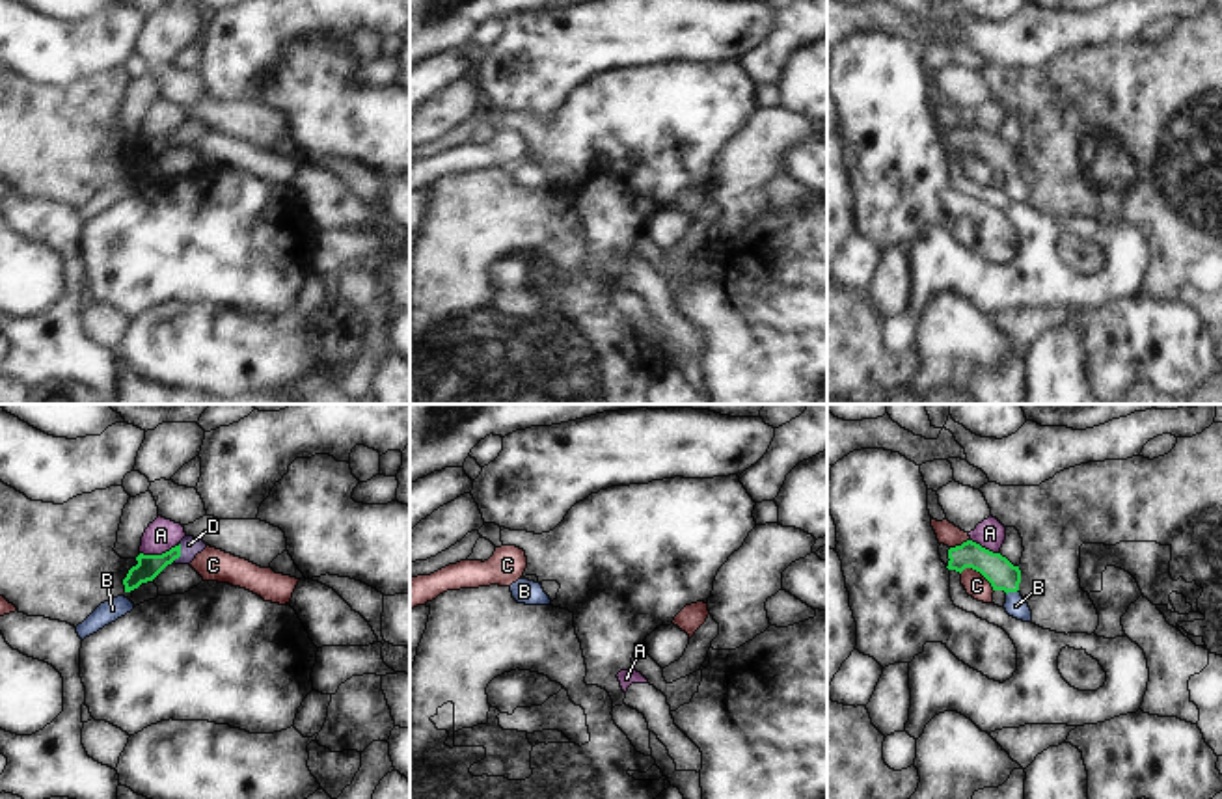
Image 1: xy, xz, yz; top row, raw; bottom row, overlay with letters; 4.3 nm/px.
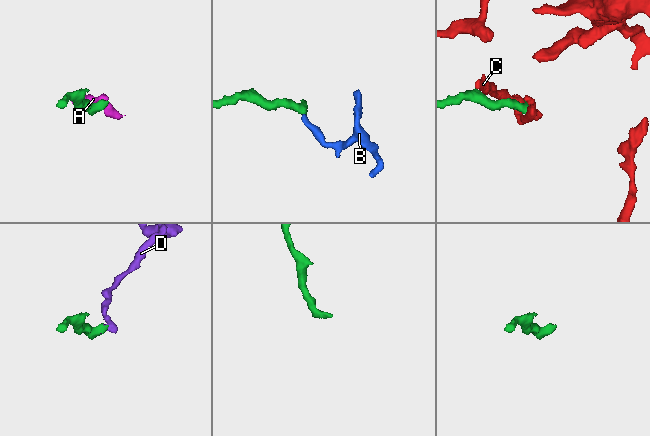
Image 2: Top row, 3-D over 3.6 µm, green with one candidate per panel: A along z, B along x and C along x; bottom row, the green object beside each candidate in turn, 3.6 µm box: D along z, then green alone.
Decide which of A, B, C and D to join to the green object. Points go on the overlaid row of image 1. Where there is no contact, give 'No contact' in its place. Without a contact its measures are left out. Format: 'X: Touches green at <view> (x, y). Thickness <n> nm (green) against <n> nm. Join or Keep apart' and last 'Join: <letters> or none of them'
A: Touches green at xy (159, 555). Thickness 100 nm (green) against 140 nm. Keep apart
B: Touches green at yz (1012, 591). Thickness 130 nm (green) against 90 nm. Join
C: Touches green at yz (978, 570). Thickness 130 nm (green) against 100 nm. Keep apart
D: Touches green at xy (179, 554). Thickness 100 nm (green) against 90 nm. Join
Join: B, D.

